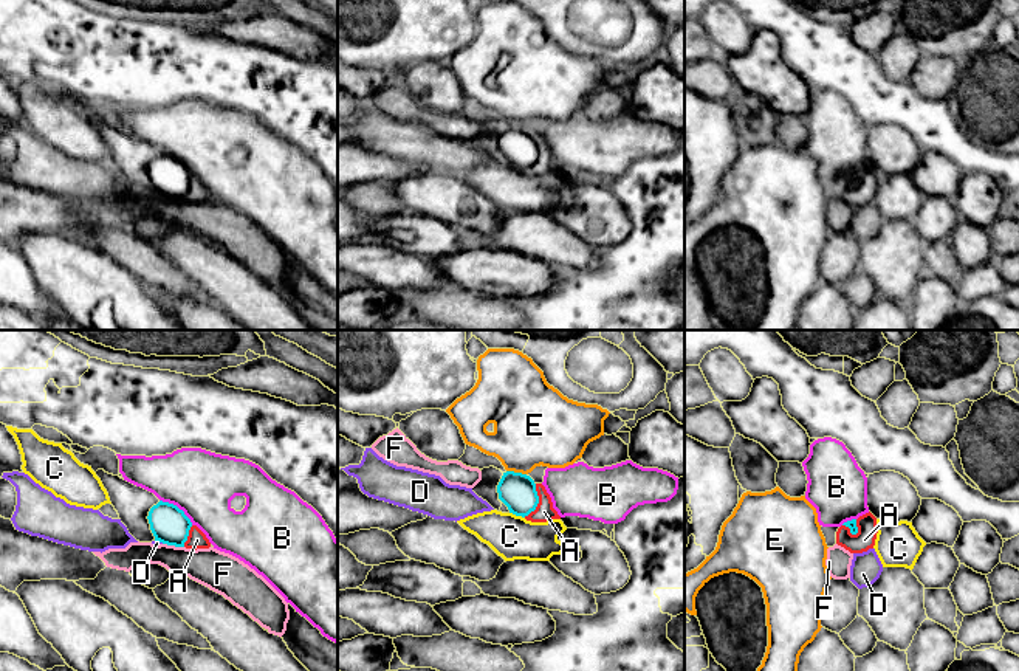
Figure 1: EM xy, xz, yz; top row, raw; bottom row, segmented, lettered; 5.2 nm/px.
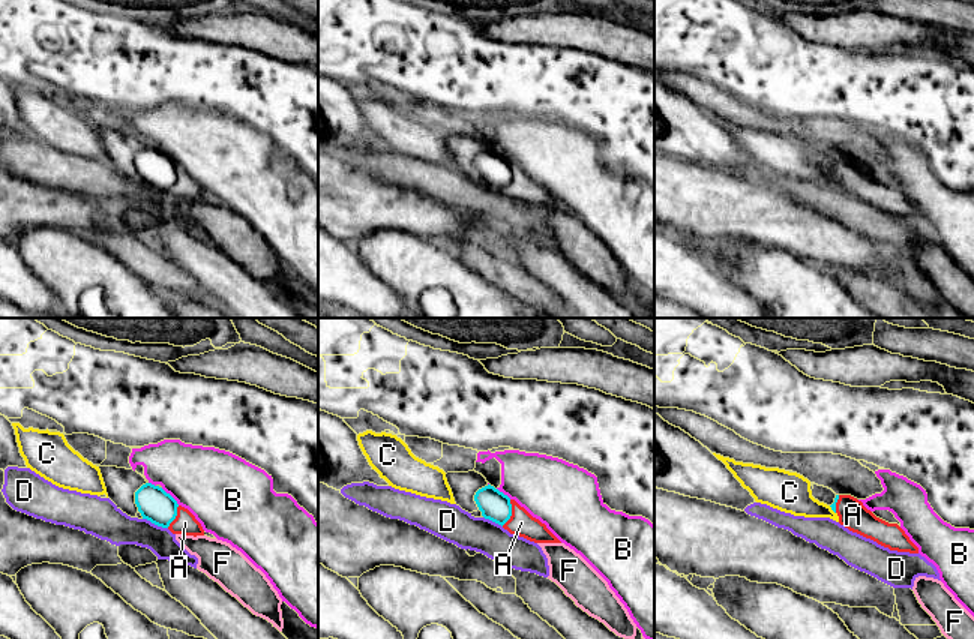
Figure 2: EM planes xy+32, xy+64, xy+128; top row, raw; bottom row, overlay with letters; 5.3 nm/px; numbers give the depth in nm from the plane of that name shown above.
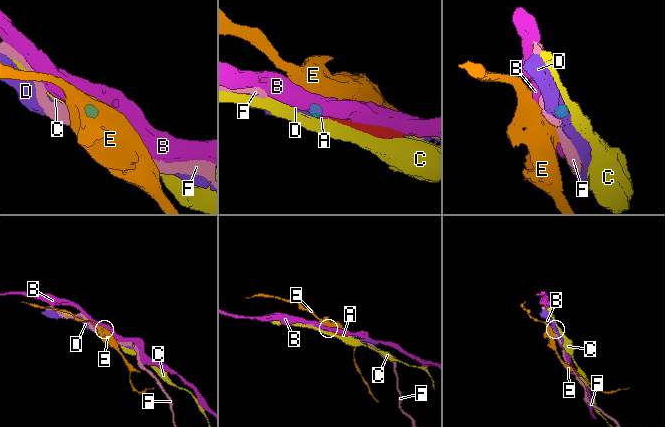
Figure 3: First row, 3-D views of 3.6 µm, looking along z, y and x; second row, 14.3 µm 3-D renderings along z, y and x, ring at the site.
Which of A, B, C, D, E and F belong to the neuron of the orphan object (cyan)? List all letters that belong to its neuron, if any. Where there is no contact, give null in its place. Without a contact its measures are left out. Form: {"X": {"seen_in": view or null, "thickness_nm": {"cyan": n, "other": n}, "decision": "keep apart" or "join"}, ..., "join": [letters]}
{"A": {"seen_in": "xz", "thickness_nm": {"cyan": 190, "other": 100}, "decision": "join"}, "B": {"seen_in": "xy", "thickness_nm": {"cyan": 200, "other": 340}, "decision": "keep apart"}, "C": {"seen_in": "xz", "thickness_nm": {"cyan": 190, "other": 220}, "decision": "keep apart"}, "D": {"seen_in": "xy", "thickness_nm": {"cyan": 200, "other": 30}, "decision": "keep apart"}, "E": {"seen_in": "xz", "thickness_nm": {"cyan": 190, "other": 400}, "decision": "keep apart"}, "F": {"seen_in": "xy", "thickness_nm": {"cyan": 200, "other": 200}, "decision": "keep apart"}, "join": ["A"]}

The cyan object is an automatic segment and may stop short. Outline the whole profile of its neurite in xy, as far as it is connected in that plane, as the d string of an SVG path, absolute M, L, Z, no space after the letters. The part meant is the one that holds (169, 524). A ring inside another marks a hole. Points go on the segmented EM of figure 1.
M98 470L96 476L107 490L121 522L136 541L160 541L190 550L211 547L206 535L177 505L163 502L153 493L104 470Z

